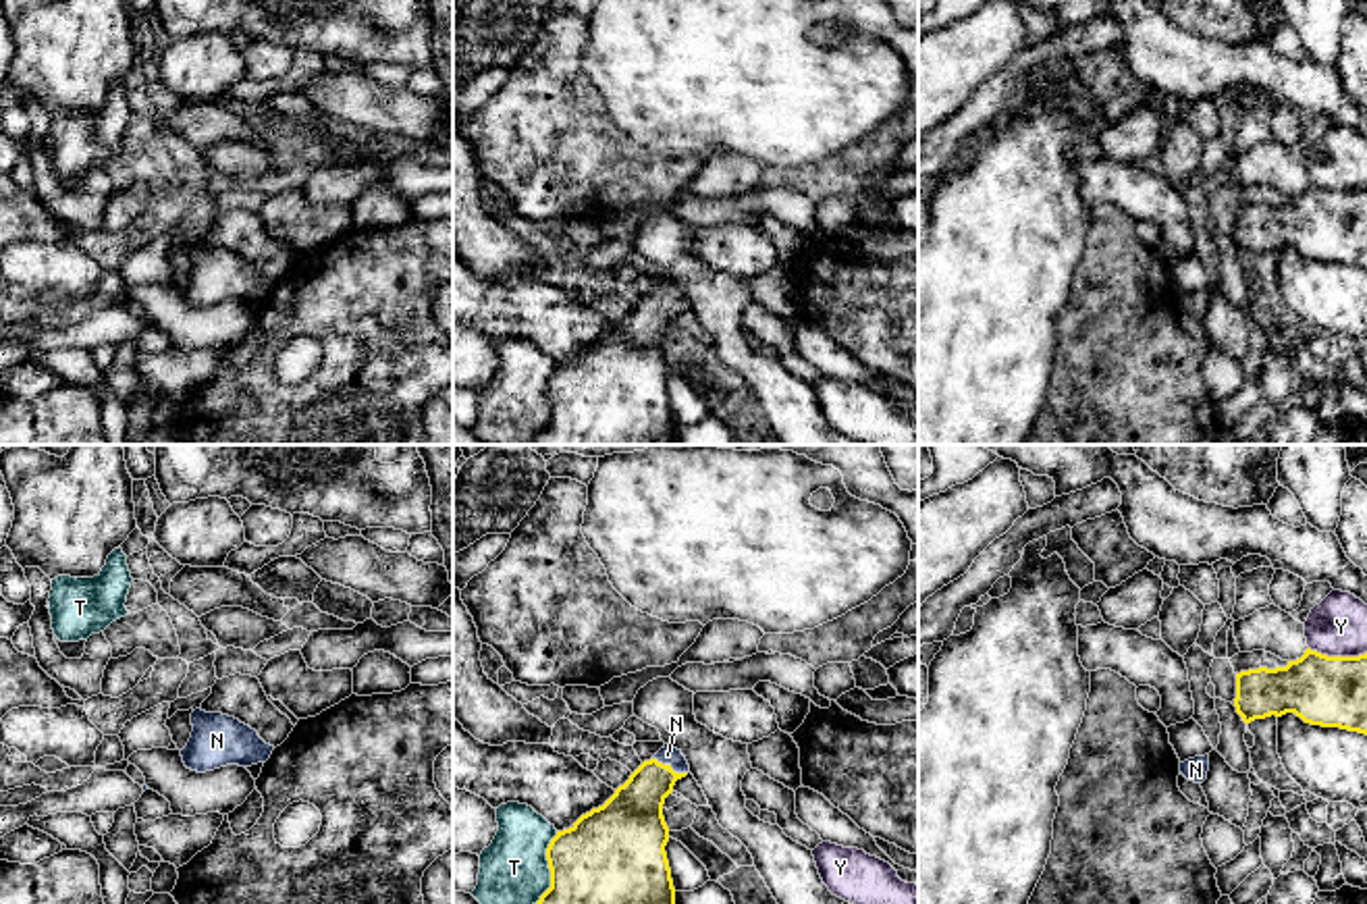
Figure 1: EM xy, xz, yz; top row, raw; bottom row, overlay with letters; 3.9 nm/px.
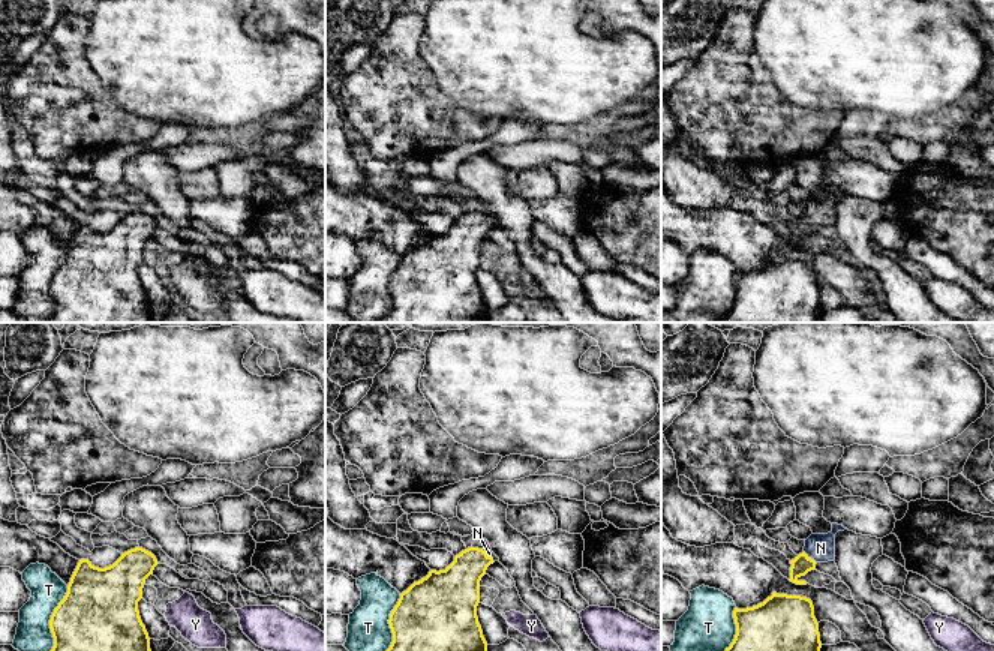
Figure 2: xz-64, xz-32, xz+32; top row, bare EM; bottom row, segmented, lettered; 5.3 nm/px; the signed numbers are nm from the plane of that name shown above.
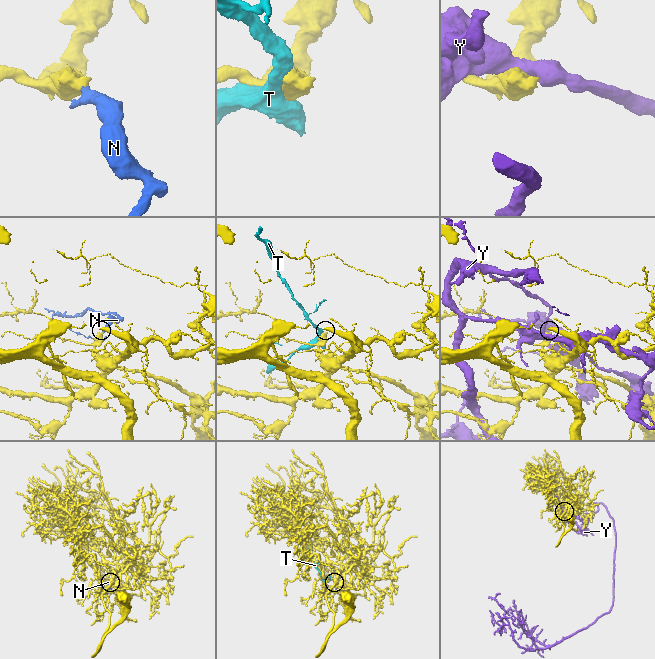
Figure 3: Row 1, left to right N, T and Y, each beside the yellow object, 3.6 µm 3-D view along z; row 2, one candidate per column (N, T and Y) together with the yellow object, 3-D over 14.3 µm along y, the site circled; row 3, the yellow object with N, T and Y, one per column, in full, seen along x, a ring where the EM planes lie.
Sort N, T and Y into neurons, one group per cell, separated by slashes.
N / T / Y

